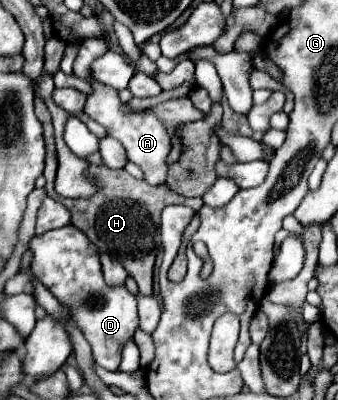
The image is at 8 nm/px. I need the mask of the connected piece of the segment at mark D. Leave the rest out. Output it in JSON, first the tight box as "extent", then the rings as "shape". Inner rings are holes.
{"extent":[29,225,139,371],"shape":[[[75,225],[35,235],[29,243],[33,253],[31,271],[33,275],[65,305],[71,309],[73,323],[83,331],[85,339],[93,349],[97,365],[117,371],[121,363],[121,349],[133,339],[139,327],[137,299],[125,287],[109,287],[103,281],[99,253],[83,231]]]}

